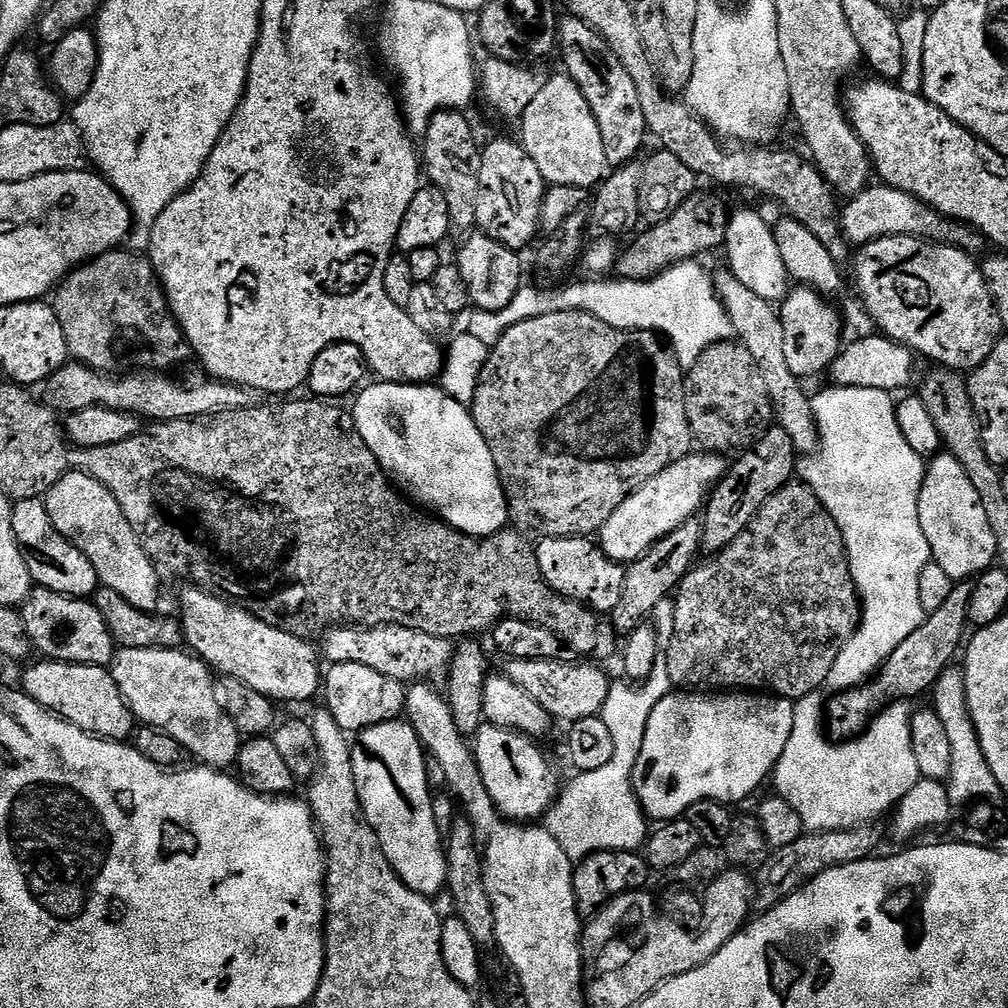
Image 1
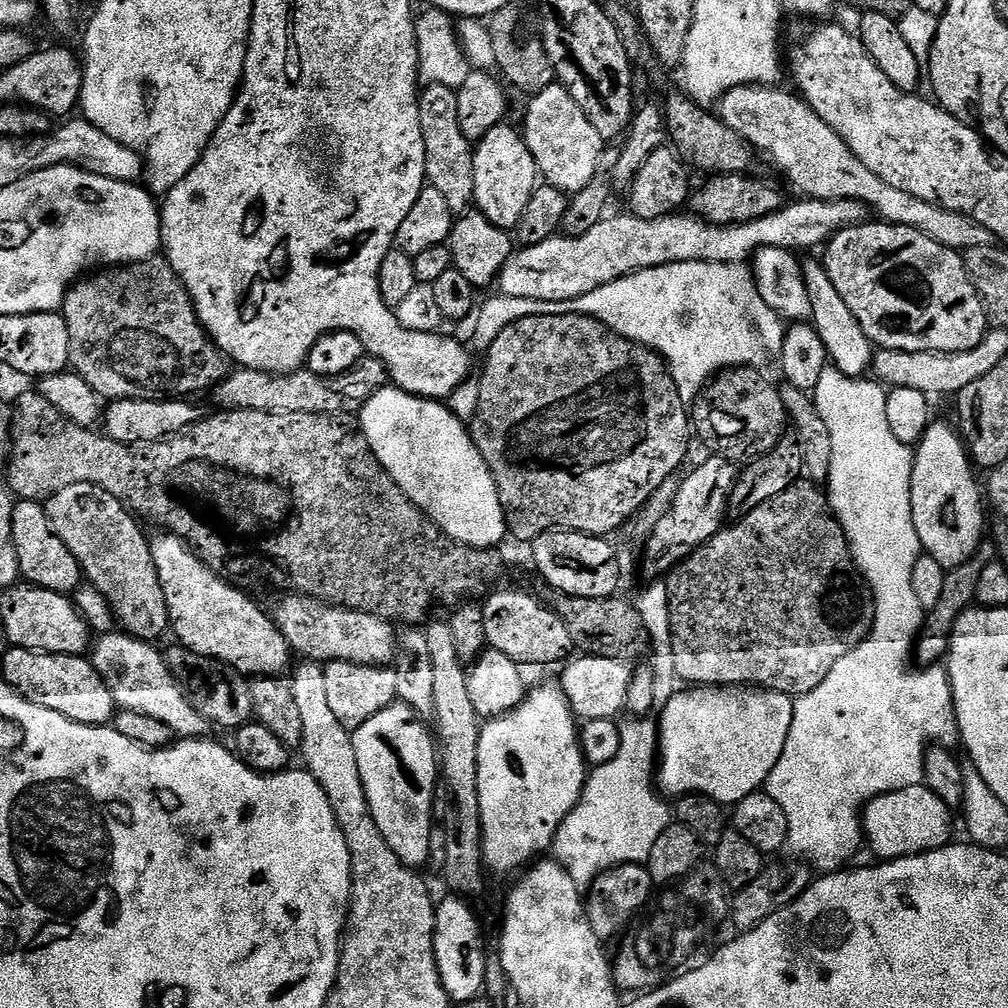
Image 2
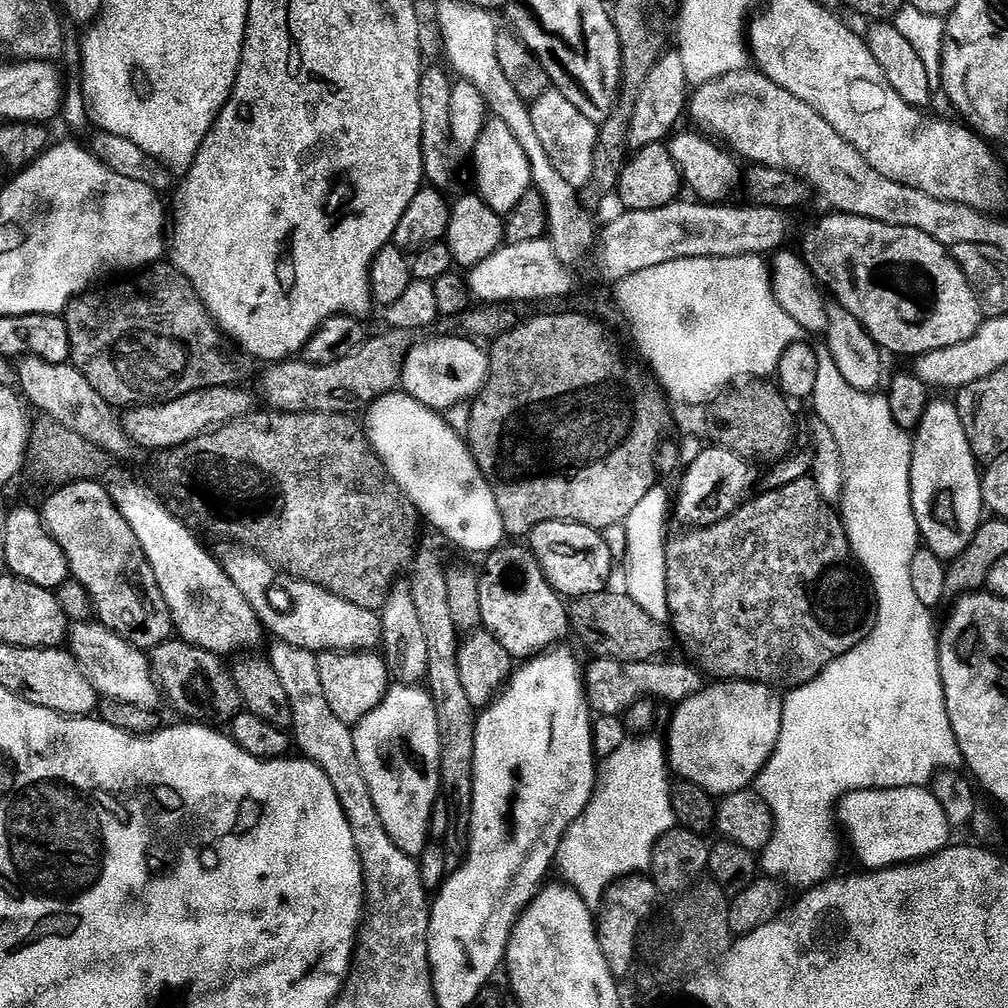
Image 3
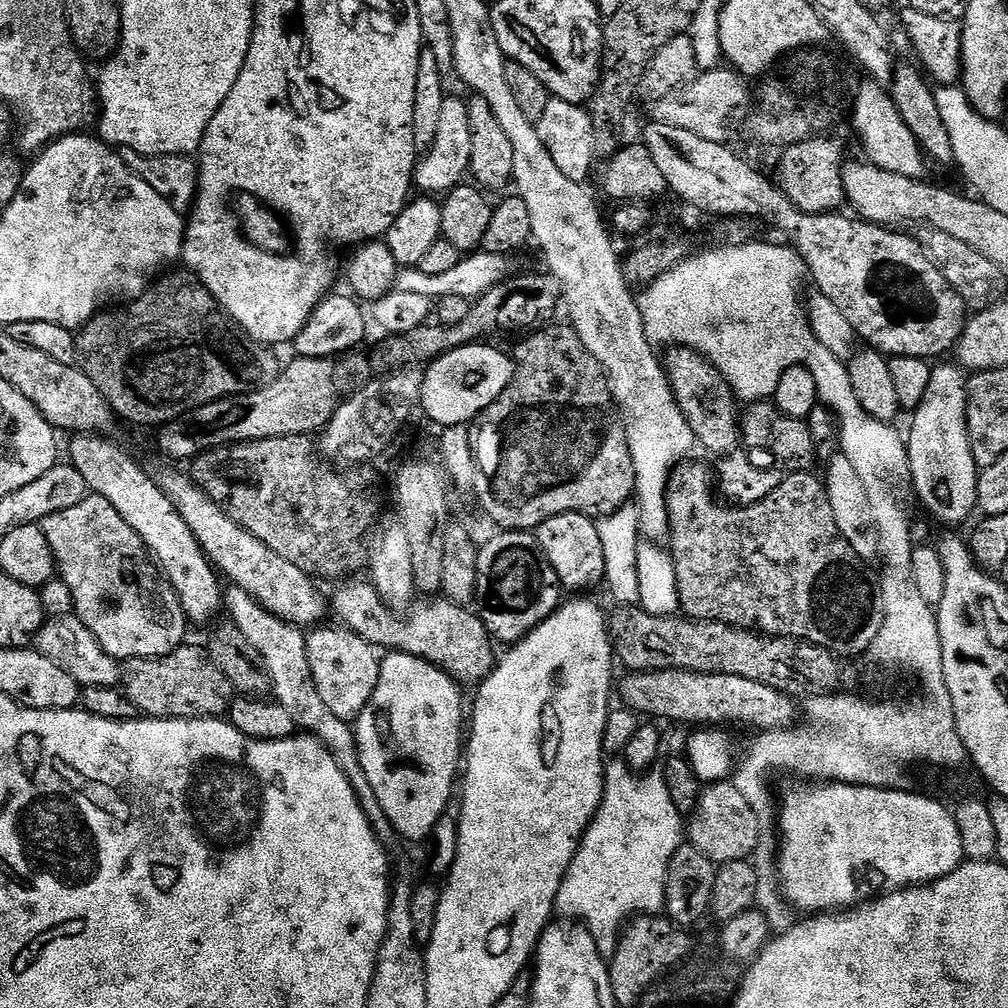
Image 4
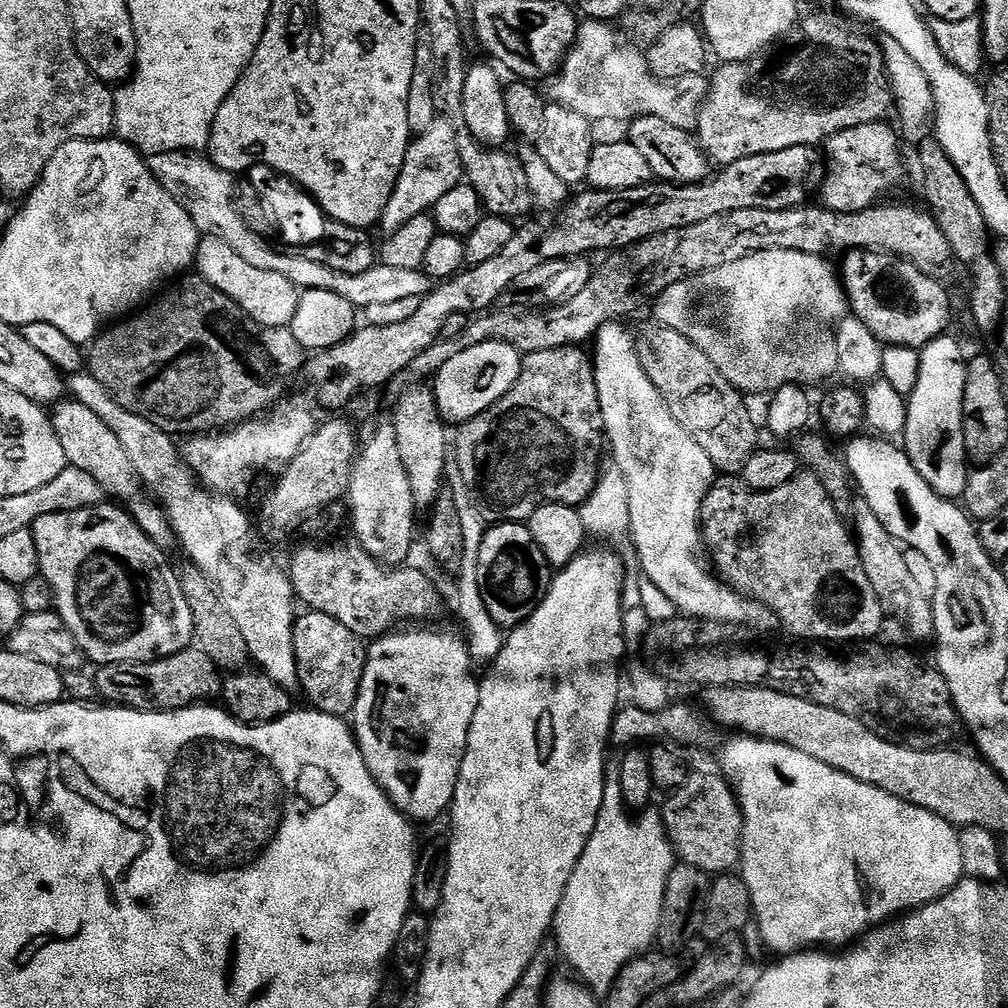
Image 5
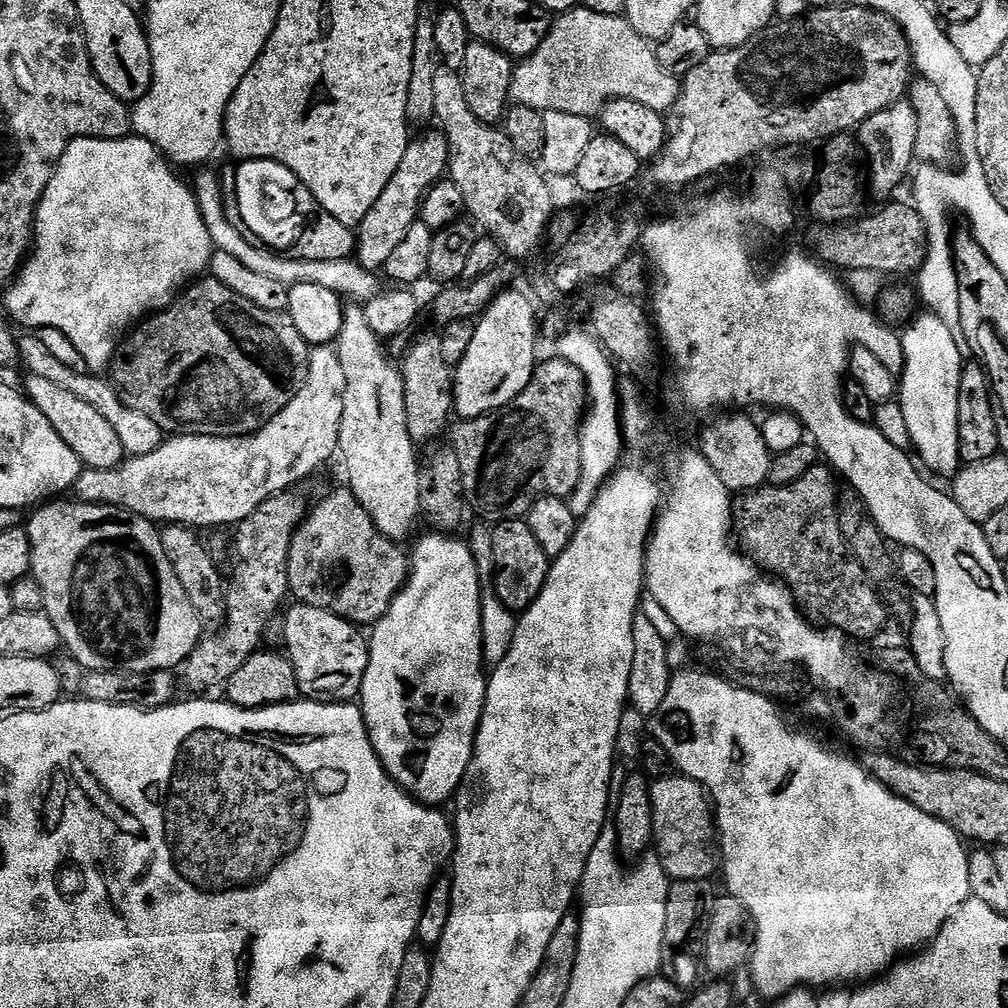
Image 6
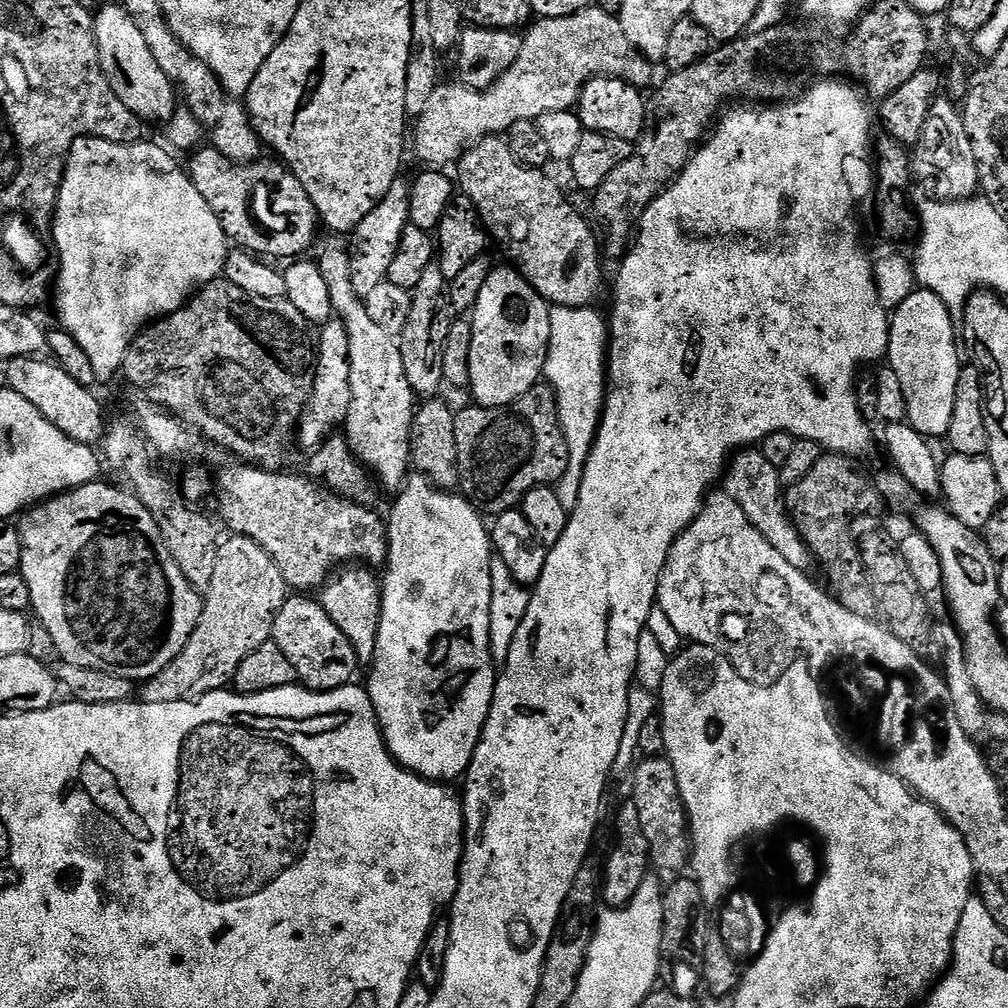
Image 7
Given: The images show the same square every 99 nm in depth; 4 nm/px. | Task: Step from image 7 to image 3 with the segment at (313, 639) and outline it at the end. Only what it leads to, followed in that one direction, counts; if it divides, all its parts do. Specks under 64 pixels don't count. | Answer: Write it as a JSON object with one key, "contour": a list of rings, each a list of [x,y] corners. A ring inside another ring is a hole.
{"contour":[[[379,651],[367,652],[321,652],[317,655],[318,678],[322,678],[322,694],[330,702],[330,710],[342,718],[342,722],[355,726],[366,718],[382,702],[390,687],[390,669],[388,661]]]}

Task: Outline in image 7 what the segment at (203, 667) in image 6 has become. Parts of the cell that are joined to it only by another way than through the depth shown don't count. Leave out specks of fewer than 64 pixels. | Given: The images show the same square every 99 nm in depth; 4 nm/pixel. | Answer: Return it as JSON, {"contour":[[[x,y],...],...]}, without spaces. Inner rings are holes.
{"contour":[[[235,534],[227,538],[229,540],[225,544],[223,541],[217,547],[214,574],[210,578],[210,586],[203,597],[204,609],[198,618],[198,626],[194,634],[190,634],[190,642],[186,642],[182,654],[178,654],[178,658],[174,658],[174,662],[170,662],[166,670],[159,672],[153,680],[143,681],[141,688],[144,689],[141,692],[139,689],[138,692],[139,699],[143,703],[165,704],[183,700],[193,701],[211,692],[227,689],[232,683],[238,666],[242,666],[246,654],[254,654],[258,646],[271,641],[274,618],[278,610],[282,610],[285,600],[290,595],[288,583],[282,578],[282,570],[274,566],[270,554],[266,554],[266,550],[258,546],[258,542]]]}

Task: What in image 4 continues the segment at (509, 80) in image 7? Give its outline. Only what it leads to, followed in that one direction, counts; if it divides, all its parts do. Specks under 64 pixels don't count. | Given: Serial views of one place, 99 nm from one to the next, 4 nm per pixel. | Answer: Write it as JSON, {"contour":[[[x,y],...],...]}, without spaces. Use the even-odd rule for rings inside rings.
{"contour":[[[717,66],[704,70],[685,88],[671,92],[651,101],[651,119],[658,124],[678,126],[678,130],[690,130],[690,134],[698,134],[698,138],[706,138],[710,142],[724,144],[727,141],[728,119],[735,108],[744,108],[748,104],[749,81],[735,70],[723,72],[723,67]]]}

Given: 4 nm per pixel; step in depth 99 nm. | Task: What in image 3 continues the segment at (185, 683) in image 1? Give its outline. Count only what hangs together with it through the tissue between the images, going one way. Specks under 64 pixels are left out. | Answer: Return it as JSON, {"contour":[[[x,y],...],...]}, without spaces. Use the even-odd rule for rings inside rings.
{"contour":[[[89,622],[72,624],[68,630],[67,651],[76,664],[86,674],[90,686],[94,686],[97,697],[117,700],[120,704],[129,704],[132,708],[152,708],[161,703],[162,697],[152,676],[149,657],[139,648],[128,644],[121,636],[115,636],[104,624]]]}

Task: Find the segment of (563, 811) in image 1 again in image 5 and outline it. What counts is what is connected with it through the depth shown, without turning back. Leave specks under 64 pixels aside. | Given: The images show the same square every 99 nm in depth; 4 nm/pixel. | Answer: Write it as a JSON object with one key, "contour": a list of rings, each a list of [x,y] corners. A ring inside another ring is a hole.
{"contour":[[[612,770],[605,775],[602,810],[598,810],[594,834],[590,834],[586,850],[582,850],[582,858],[578,858],[574,874],[570,874],[570,882],[566,882],[566,894],[562,894],[562,902],[552,919],[551,931],[559,955],[577,972],[575,975],[597,994],[607,994],[622,969],[637,956],[645,955],[660,935],[666,882],[678,861],[668,841],[668,831],[664,829],[663,815],[652,811],[641,811],[637,815],[640,817],[635,820],[632,817],[635,815],[624,806],[619,771]]]}

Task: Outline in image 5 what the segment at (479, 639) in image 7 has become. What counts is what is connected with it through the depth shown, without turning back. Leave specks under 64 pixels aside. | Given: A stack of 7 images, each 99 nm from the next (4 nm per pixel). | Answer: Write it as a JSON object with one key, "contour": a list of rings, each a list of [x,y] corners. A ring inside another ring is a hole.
{"contour":[[[416,626],[413,632],[400,632],[404,630],[396,630],[387,636],[382,636],[378,640],[371,641],[370,647],[368,648],[368,661],[364,667],[364,673],[362,674],[362,686],[358,690],[358,698],[356,699],[356,709],[352,711],[350,717],[350,727],[355,735],[358,746],[362,750],[362,758],[366,762],[366,766],[370,770],[372,777],[378,782],[378,786],[382,791],[387,794],[390,798],[390,802],[395,808],[401,812],[402,815],[408,817],[413,822],[421,822],[420,820],[436,820],[440,815],[447,813],[452,807],[452,799],[454,798],[454,790],[456,789],[456,783],[458,782],[458,774],[460,773],[460,767],[462,766],[462,758],[464,757],[464,751],[468,749],[468,735],[470,734],[470,722],[474,722],[474,710],[478,710],[478,694],[480,693],[480,680],[478,676],[475,676],[474,665],[472,660],[468,656],[468,646],[463,635],[457,634],[455,636],[452,632],[431,632],[428,626]]]}

